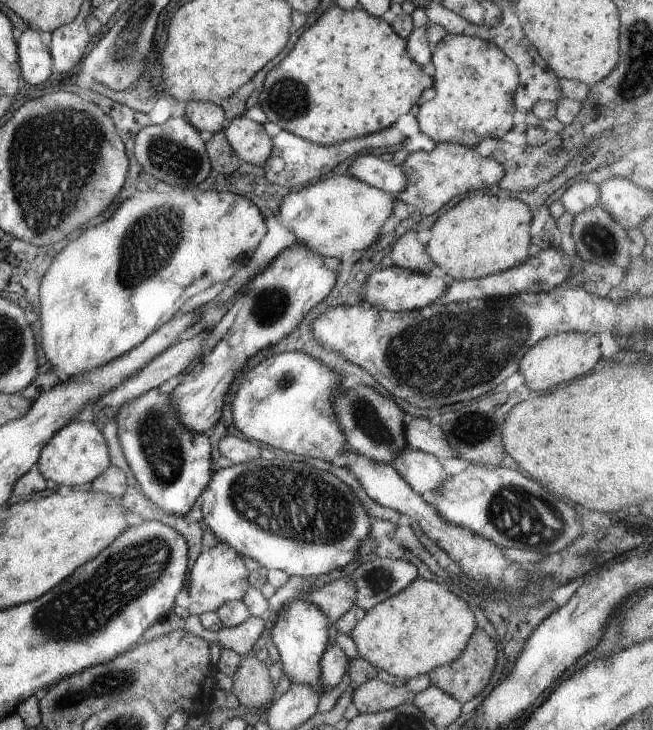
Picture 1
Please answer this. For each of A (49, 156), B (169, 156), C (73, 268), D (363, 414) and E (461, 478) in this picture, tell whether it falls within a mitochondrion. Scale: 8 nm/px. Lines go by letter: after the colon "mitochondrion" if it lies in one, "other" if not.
A: mitochondrion
B: mitochondrion
C: other
D: mitochondrion
E: other

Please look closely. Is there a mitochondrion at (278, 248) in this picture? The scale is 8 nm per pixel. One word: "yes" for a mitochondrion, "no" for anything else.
no

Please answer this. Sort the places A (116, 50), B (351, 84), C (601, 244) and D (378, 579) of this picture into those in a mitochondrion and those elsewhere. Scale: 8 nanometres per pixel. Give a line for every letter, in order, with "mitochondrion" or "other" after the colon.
A: mitochondrion
B: other
C: mitochondrion
D: mitochondrion

